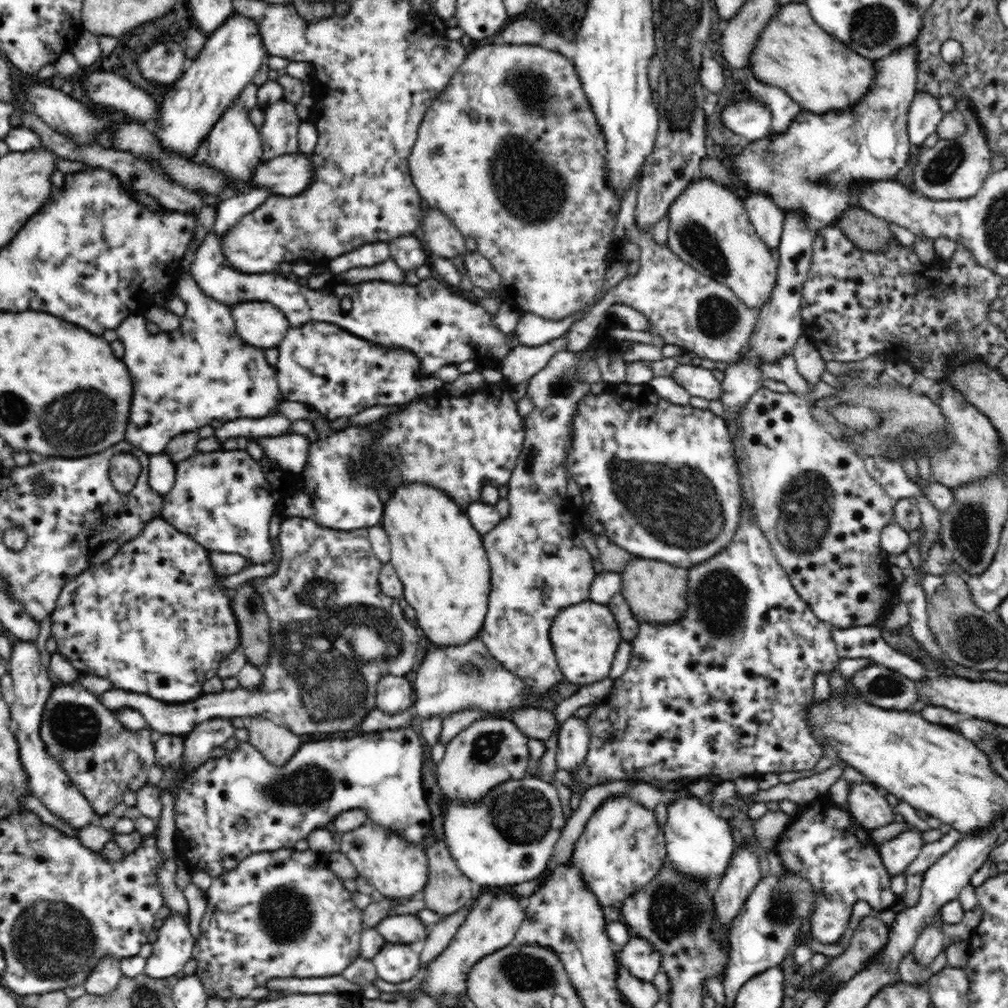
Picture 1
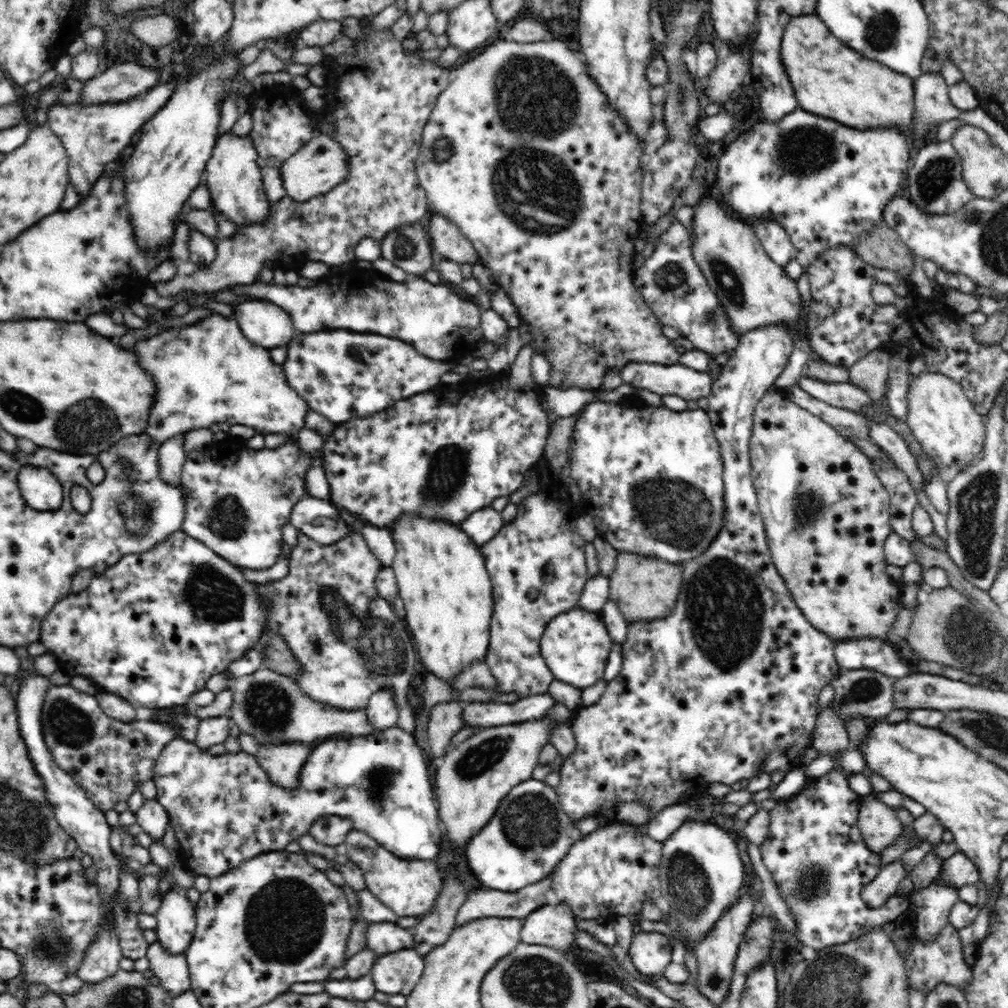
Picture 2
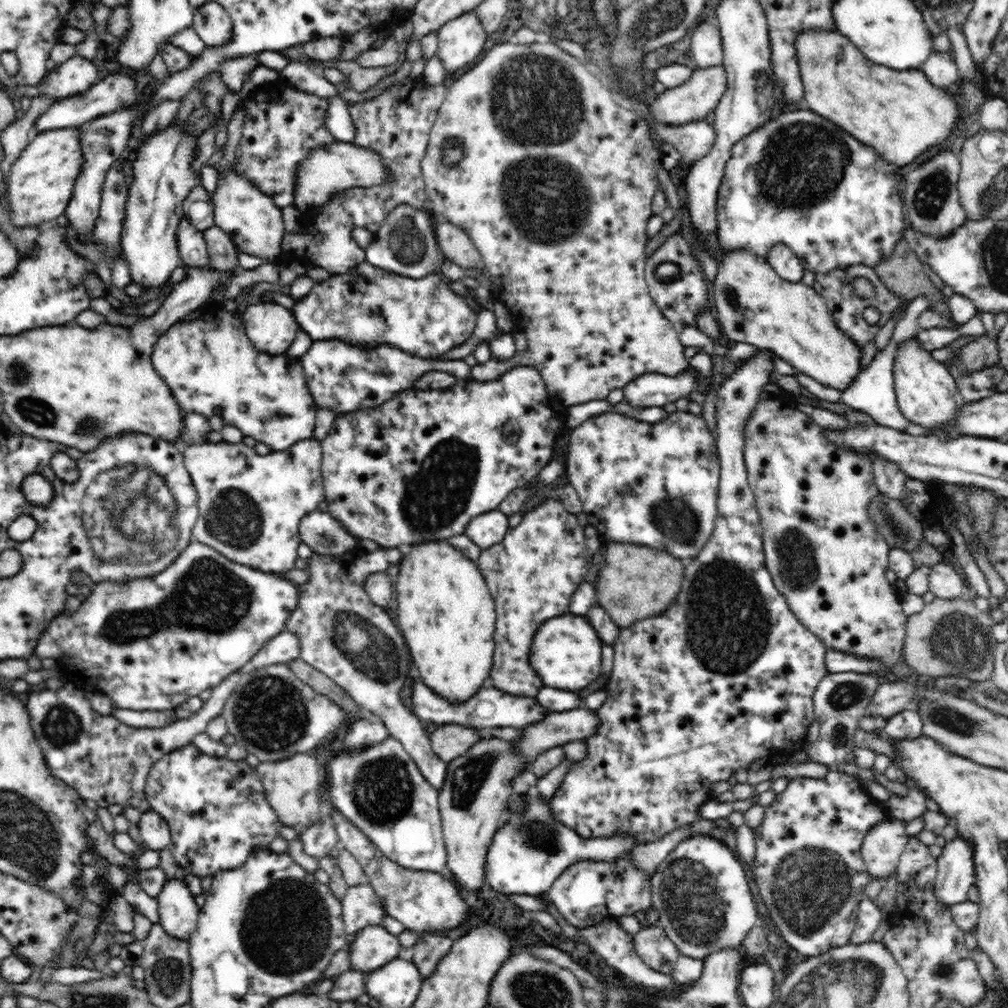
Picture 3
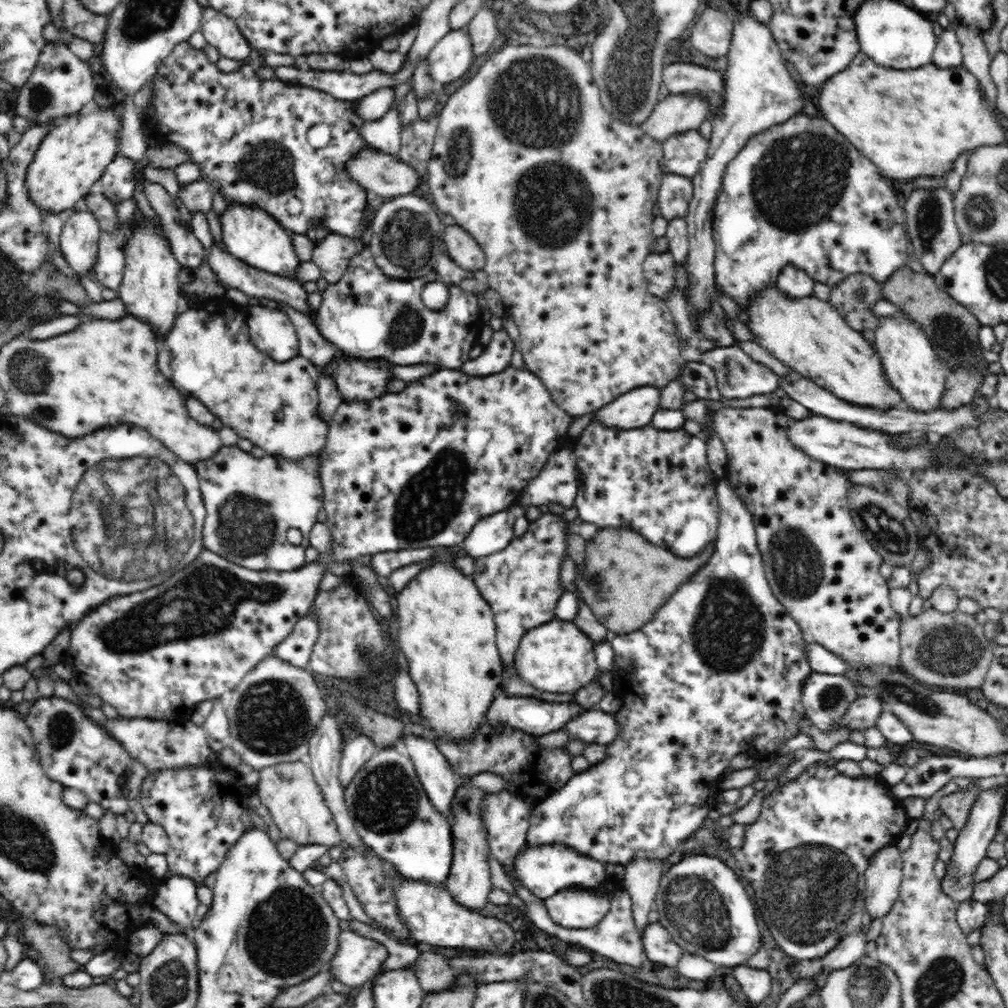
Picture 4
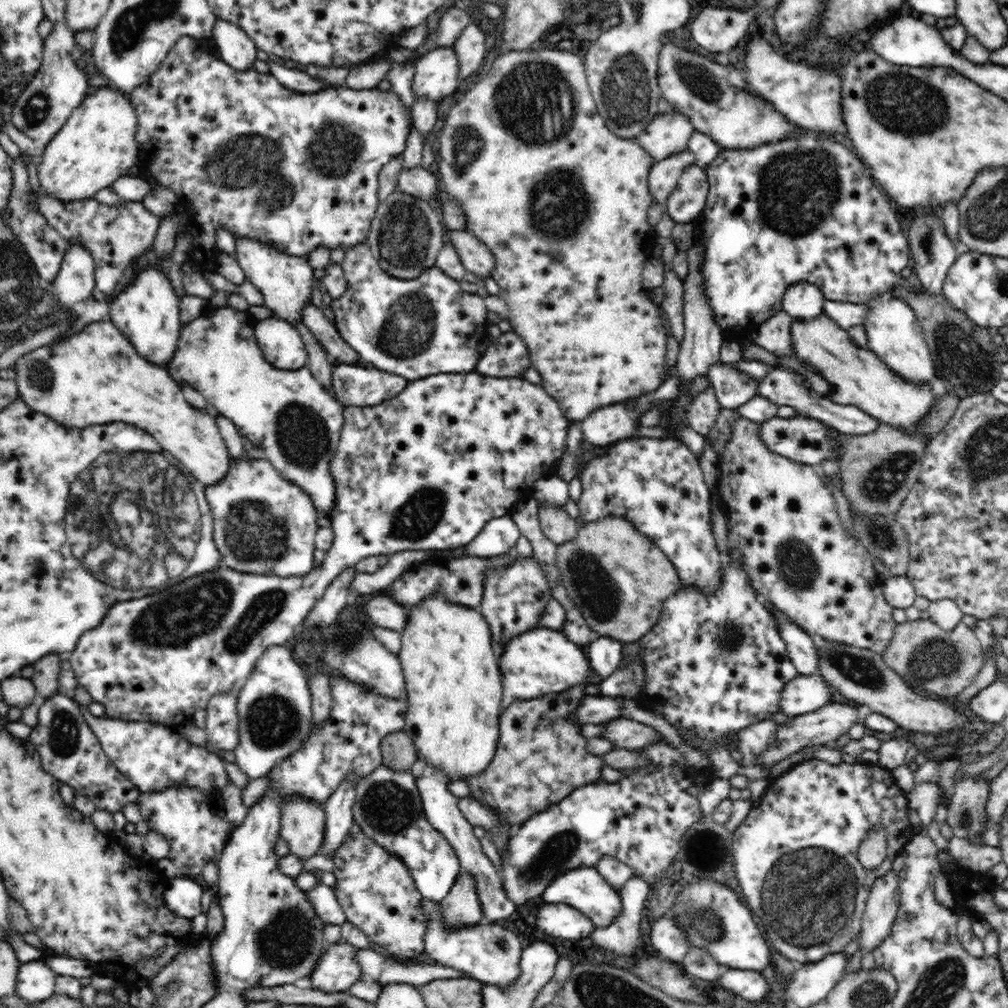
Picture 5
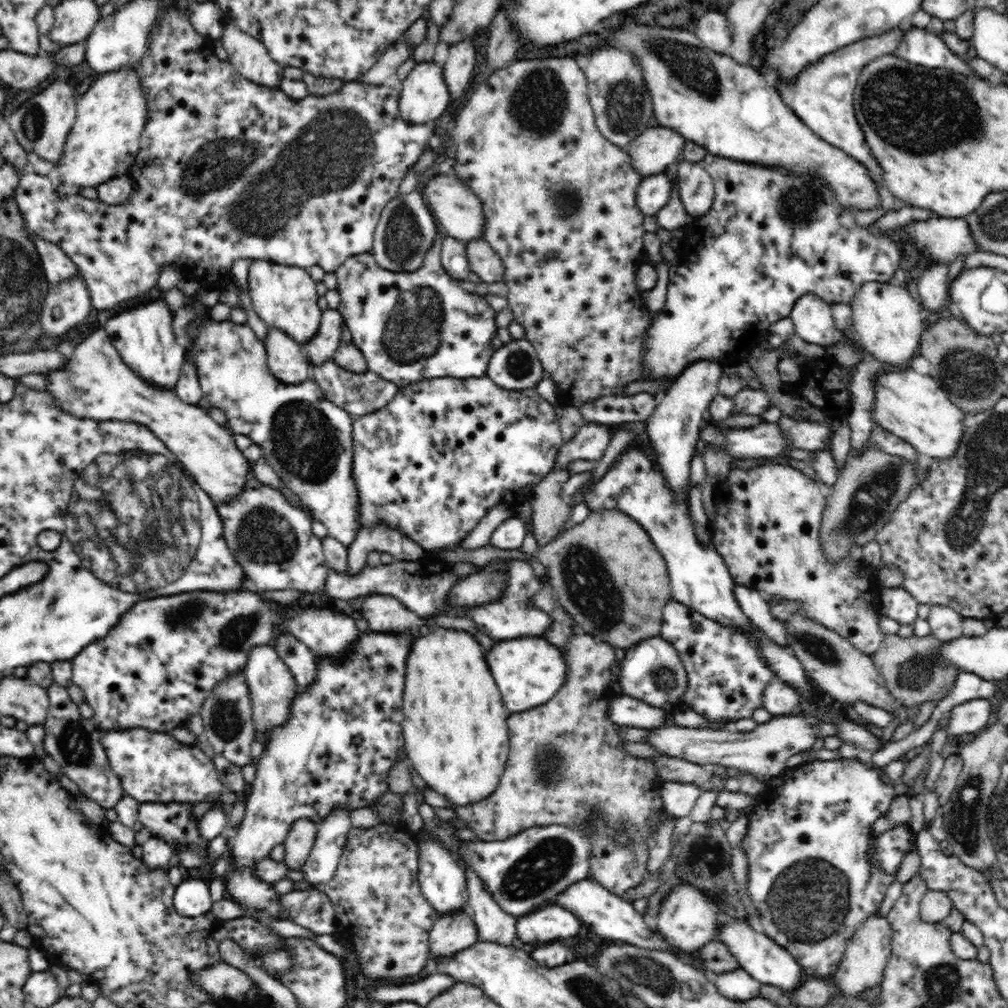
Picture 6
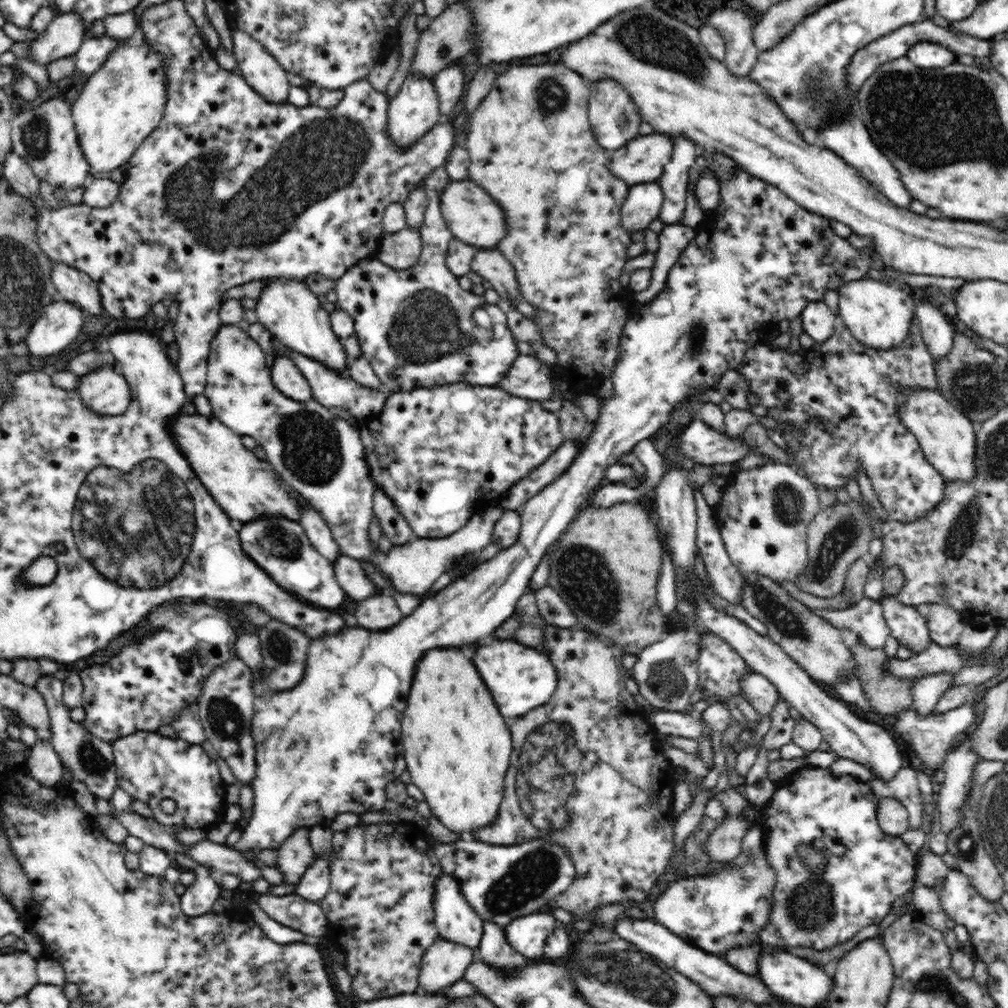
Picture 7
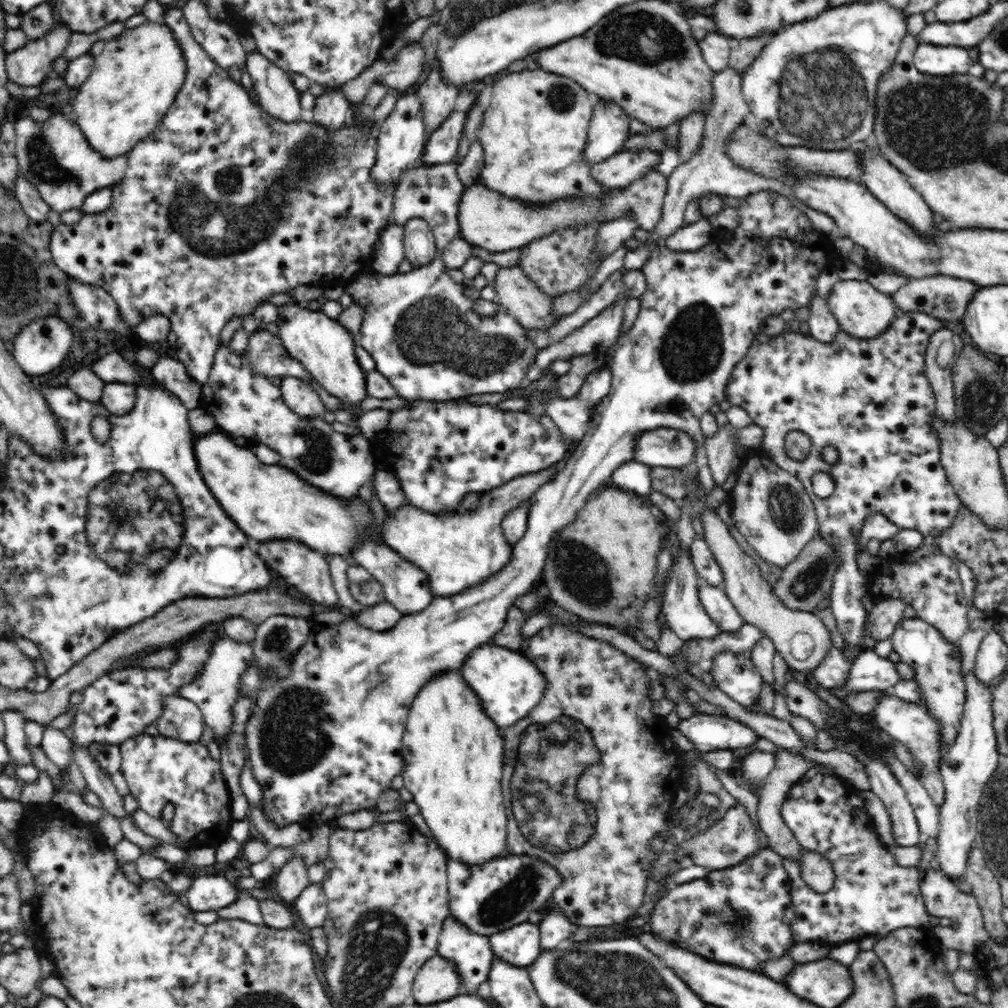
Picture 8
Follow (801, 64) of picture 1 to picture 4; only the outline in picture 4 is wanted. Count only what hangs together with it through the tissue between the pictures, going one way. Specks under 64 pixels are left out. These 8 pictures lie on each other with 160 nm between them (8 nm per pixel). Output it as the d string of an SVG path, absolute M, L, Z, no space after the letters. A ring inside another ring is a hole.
M862 51L840 73L821 84L818 112L840 131L862 156L869 158L882 176L895 182L910 182L914 178L942 178L952 170L952 164L962 152L972 152L980 146L1006 144L1006 131L994 113L994 106L982 95L979 80L965 67L937 68L928 64L918 69L894 70L873 62Z

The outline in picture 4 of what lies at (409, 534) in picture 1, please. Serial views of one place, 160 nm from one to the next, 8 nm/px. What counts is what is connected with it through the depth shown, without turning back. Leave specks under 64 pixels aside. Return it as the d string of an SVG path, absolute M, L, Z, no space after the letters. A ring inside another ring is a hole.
M434 562L434 564L426 564L426 568L420 570L418 578L412 580L408 586L404 586L404 590L400 590L397 595L397 618L399 624L399 648L406 656L408 661L408 672L412 676L414 685L417 686L419 692L420 712L415 721L421 724L429 724L428 728L435 730L437 738L449 738L449 740L472 740L478 732L478 728L485 724L486 712L494 700L494 692L500 689L503 666L500 660L500 653L496 644L496 623L495 616L491 606L482 598L477 591L475 582L471 576L465 576L454 565L453 562Z

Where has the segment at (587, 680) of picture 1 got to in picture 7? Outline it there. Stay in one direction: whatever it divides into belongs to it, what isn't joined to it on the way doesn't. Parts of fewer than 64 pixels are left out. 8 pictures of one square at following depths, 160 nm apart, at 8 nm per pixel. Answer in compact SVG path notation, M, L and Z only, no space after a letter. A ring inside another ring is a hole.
M499 639L480 643L471 659L493 696L500 714L511 720L546 704L557 689L558 675L547 654L514 640Z

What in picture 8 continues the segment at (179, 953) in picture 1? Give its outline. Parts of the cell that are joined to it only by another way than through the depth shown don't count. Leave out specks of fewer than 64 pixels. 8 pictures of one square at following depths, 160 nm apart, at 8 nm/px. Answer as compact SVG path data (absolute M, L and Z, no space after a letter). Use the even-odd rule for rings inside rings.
M222 875L193 877L190 888L183 897L188 908L194 912L217 911L238 900L239 888L230 878Z

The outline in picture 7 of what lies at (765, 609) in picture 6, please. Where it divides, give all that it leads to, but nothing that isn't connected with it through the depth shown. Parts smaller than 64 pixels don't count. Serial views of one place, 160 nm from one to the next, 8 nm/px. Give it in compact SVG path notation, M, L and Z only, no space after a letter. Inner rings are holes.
M700 488L694 490L694 496L697 504L696 549L703 558L707 578L711 582L713 589L722 598L728 600L730 604L739 605L741 592L743 591L743 575L740 574L740 571L738 571L732 559L728 556L728 551L726 551L722 536L720 535L720 527L715 517L715 511L706 502Z

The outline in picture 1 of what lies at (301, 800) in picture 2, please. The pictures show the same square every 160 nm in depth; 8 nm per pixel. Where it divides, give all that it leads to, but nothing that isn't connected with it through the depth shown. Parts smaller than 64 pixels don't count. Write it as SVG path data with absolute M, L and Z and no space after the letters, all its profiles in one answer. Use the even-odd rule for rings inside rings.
M411 726L363 734L356 732L356 734L352 734L352 738L348 738L348 740L306 742L306 744L301 744L294 756L292 756L284 766L274 766L270 764L259 749L252 746L249 741L242 741L233 751L225 751L225 755L222 756L222 758L210 758L202 766L196 767L191 773L186 773L186 769L182 767L184 766L184 763L182 763L184 740L185 736L183 735L157 735L154 739L154 744L156 745L154 763L164 769L171 766L176 772L175 780L173 780L175 784L171 792L174 801L175 826L177 828L175 832L176 855L183 859L187 868L192 867L196 868L196 870L203 870L213 878L218 877L229 870L234 870L240 861L252 854L294 848L294 844L296 844L297 840L306 838L313 830L325 828L326 824L331 822L331 820L336 818L340 813L347 810L356 810L356 808L365 810L367 822L370 824L375 824L390 832L395 832L412 844L427 844L429 839L433 837L432 814L430 813L430 807L428 807L426 793L422 785L422 762L424 762L424 760L422 760L422 752L424 752L424 750L422 749L418 734Z

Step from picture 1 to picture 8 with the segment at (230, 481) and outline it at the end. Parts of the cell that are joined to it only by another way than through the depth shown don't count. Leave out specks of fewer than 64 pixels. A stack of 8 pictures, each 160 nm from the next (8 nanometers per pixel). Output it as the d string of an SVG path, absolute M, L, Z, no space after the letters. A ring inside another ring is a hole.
M278 540L268 543L253 543L253 546L258 556L264 559L269 568L277 572L278 576L282 576L284 582L295 586L298 592L307 596L312 602L332 606L339 601L327 560L323 554L308 549L308 546L298 541Z

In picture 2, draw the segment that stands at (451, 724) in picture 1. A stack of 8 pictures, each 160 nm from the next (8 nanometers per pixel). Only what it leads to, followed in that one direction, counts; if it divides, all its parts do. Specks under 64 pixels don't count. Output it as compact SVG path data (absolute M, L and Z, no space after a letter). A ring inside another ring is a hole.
M550 693L519 698L513 703L474 701L463 706L462 717L468 729L502 726L541 719L556 704L556 699Z

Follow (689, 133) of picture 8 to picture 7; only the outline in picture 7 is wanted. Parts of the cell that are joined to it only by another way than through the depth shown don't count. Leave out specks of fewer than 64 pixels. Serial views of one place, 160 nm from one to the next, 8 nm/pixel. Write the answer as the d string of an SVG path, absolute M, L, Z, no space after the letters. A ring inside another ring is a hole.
M684 135L675 136L673 143L670 162L664 166L662 176L656 181L664 195L658 218L668 225L682 224L682 214L686 207L688 170L698 156L706 154L704 147Z

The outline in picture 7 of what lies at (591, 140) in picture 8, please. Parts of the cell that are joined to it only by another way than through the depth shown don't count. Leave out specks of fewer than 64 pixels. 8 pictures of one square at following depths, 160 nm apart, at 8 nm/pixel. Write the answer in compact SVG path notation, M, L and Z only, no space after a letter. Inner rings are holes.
M604 78L600 82L589 83L589 86L591 94L588 100L588 116L592 132L602 148L608 152L618 150L638 136L642 117L630 95L617 80Z

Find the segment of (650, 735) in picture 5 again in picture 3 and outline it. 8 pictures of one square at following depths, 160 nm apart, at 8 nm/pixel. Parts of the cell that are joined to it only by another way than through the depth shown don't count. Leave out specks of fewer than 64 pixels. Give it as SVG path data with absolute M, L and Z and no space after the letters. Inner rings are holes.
M585 706L550 712L540 722L522 728L523 737L515 745L498 737L482 739L447 763L444 784L438 790L438 808L447 850L447 873L454 876L461 889L477 892L484 887L488 846L506 821L505 808L508 799L514 796L513 778L530 768L535 758L549 748L590 738L596 734L598 724L596 713Z

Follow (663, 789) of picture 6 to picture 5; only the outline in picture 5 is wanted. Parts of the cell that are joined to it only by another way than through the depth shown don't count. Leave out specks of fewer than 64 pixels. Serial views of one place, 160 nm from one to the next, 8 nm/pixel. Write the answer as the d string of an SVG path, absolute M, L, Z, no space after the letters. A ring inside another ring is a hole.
M770 719L755 722L747 727L742 727L737 732L739 751L742 759L736 761L740 766L753 765L755 756L767 749L775 739L778 724Z

